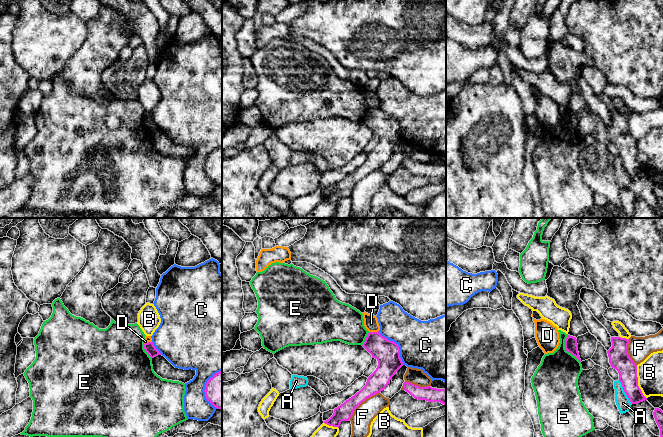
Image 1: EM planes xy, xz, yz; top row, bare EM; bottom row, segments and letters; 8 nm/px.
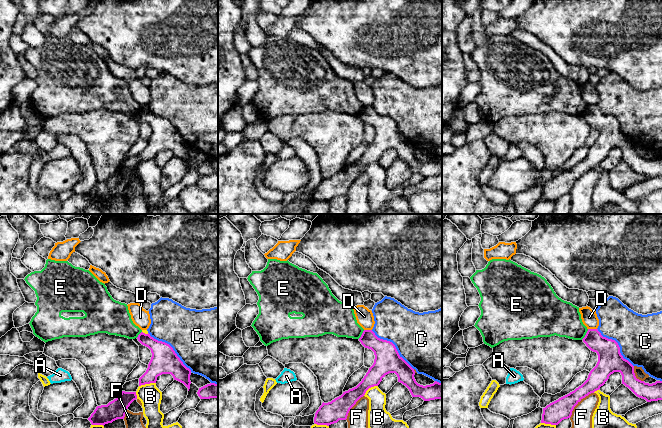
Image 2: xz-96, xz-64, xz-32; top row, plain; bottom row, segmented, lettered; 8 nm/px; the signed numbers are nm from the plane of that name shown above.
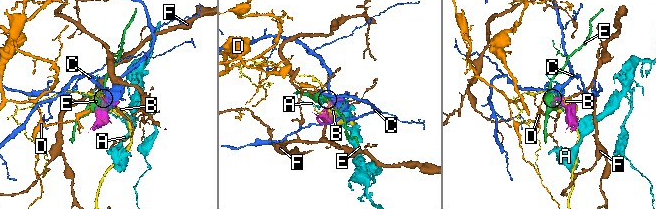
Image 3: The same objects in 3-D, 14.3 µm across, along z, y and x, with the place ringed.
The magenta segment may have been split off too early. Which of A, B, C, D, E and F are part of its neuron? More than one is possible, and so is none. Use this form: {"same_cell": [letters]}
{"same_cell": []}

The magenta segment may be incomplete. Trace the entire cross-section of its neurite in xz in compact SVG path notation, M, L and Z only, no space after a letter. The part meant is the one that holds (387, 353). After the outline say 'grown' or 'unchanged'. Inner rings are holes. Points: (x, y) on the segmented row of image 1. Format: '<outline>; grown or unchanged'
M379 331L369 332L362 346L378 361L378 366L368 377L366 385L335 408L333 415L324 421L329 426L339 428L342 421L349 421L354 410L367 398L383 391L395 373L404 365L398 344L383 337Z; unchanged

